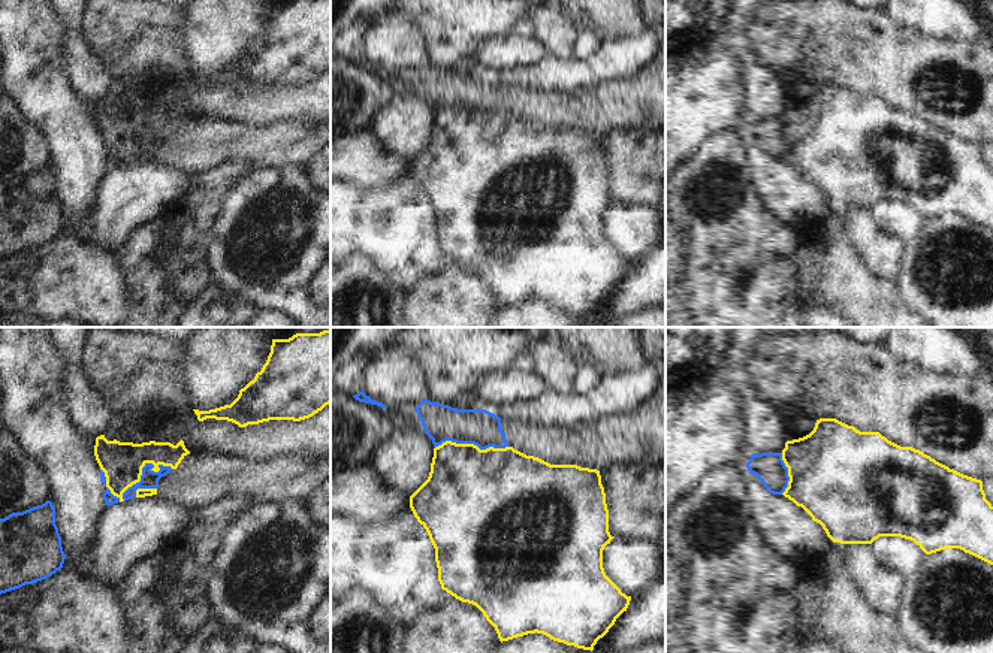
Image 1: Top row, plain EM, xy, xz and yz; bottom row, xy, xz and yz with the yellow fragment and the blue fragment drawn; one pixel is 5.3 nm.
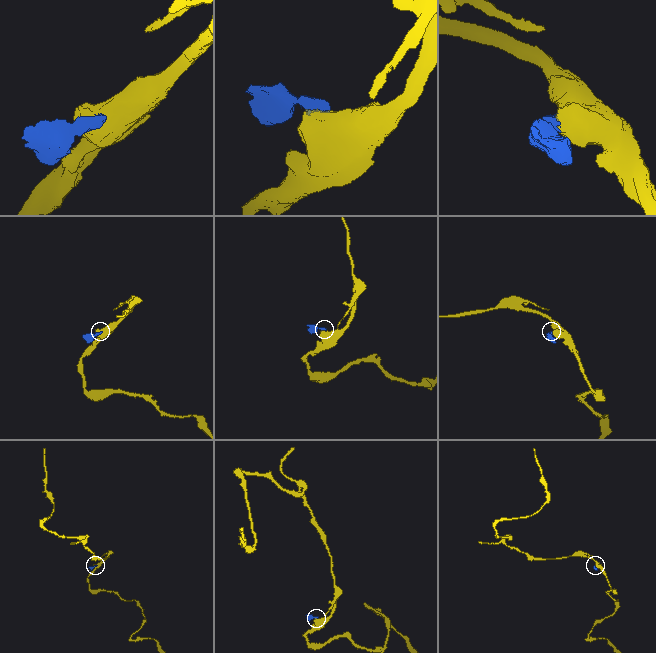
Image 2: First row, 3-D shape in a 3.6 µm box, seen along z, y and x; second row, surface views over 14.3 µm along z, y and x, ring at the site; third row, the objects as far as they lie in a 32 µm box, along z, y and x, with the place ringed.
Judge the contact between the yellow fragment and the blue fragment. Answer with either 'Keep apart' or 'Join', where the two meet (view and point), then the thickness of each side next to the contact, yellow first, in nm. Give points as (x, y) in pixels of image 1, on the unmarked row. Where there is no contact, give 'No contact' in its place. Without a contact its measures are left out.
Keep apart. Touches yellow at xy (138, 147). Thickness 220 nm (yellow) against 100 nm

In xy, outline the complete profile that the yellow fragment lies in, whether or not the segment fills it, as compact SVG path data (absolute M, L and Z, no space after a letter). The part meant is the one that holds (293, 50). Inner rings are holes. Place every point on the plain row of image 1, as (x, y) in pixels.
M293 0L272 4L262 36L230 70L193 76L199 87L227 85L245 93L269 85L301 87L329 69L331 0Z

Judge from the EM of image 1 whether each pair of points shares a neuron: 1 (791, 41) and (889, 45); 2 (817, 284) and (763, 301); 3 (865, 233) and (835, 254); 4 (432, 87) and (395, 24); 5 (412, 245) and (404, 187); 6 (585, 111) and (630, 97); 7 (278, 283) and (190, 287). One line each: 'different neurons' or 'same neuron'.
1: same neuron
2: different neurons
3: different neurons
4: different neurons
5: same neuron
6: same neuron
7: different neurons

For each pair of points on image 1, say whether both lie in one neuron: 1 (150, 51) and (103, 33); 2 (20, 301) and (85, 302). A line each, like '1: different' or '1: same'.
1: same
2: same

